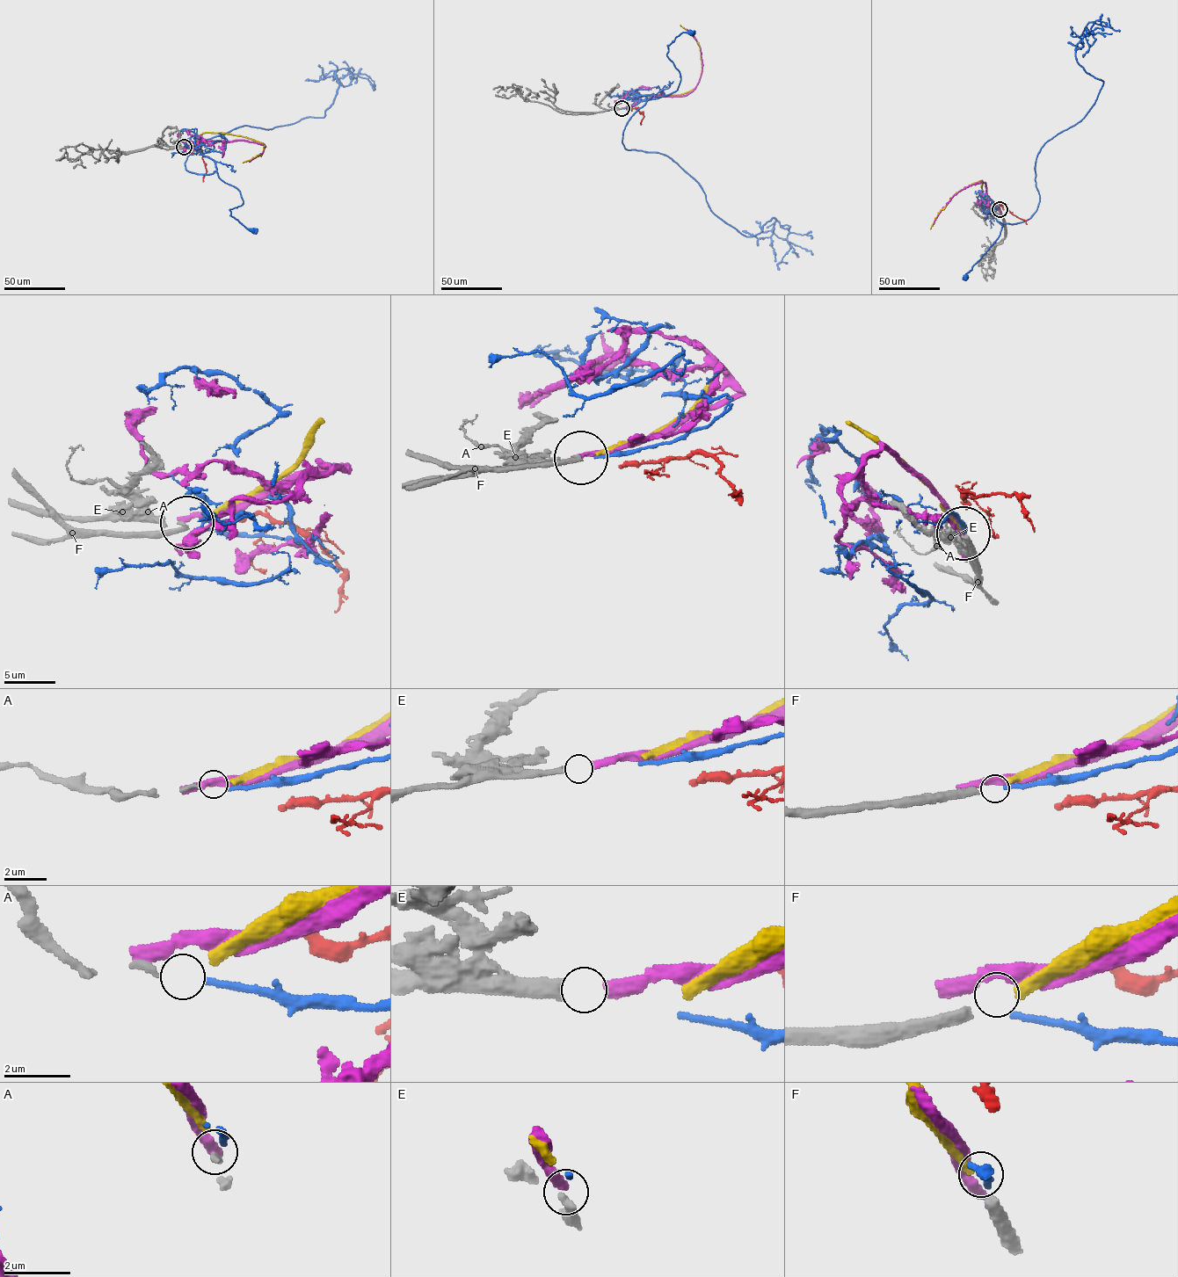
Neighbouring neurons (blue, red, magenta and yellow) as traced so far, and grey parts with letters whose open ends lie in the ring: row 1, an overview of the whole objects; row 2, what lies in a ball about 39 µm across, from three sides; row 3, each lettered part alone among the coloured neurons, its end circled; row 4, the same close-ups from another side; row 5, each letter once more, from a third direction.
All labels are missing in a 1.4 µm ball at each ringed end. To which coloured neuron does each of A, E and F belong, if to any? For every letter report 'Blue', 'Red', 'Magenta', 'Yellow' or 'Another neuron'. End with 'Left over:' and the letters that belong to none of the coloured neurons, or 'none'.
A: Blue
E: Magenta
F: Yellow
Left over: none

